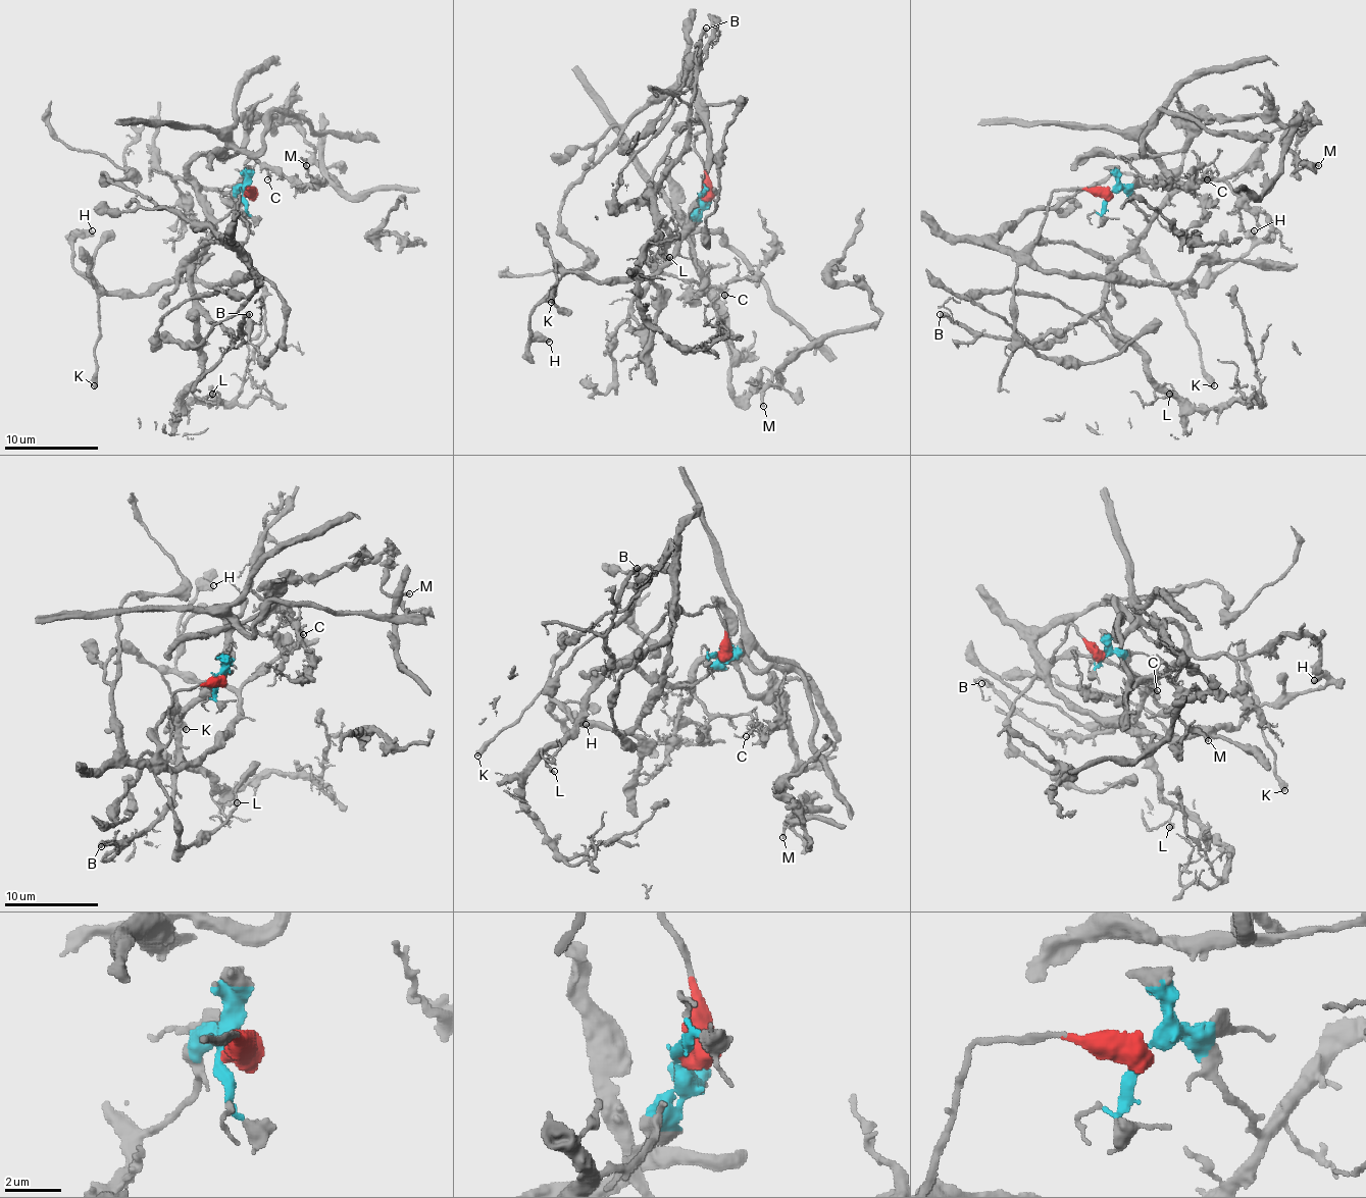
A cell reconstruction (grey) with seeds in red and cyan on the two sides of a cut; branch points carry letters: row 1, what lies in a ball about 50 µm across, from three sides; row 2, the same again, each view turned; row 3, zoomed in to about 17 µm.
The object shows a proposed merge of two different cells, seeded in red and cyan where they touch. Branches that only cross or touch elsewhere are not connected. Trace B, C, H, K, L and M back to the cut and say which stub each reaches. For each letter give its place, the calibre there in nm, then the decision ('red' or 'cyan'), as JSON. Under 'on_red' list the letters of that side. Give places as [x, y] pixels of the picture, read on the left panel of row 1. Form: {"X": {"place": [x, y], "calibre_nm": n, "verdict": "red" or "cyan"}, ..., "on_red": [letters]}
{"B": {"place": [249, 314], "calibre_nm": 400, "verdict": "cyan"}, "C": {"place": [267, 179], "calibre_nm": 120, "verdict": "cyan"}, "H": {"place": [92, 230], "calibre_nm": 480, "verdict": "red"}, "K": {"place": [94, 385], "calibre_nm": 500, "verdict": "red"}, "L": {"place": [212, 394], "calibre_nm": 200, "verdict": "cyan"}, "M": {"place": [306, 165], "calibre_nm": 200, "verdict": "cyan"}, "on_red": ["H", "K"]}

